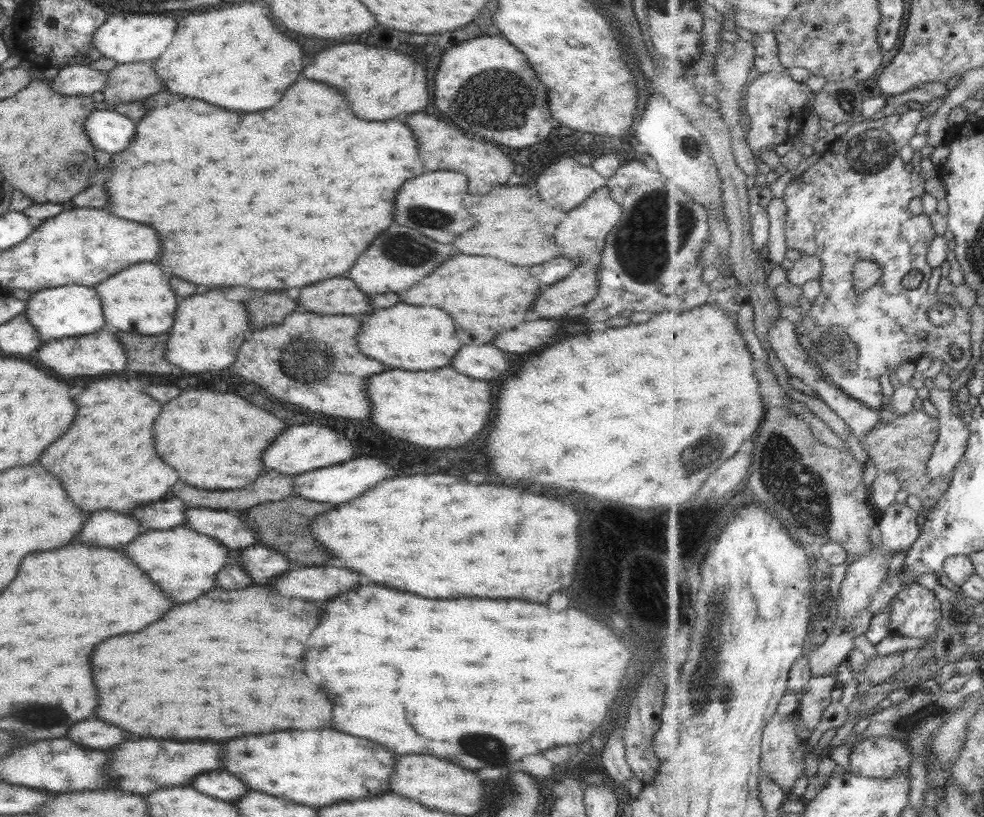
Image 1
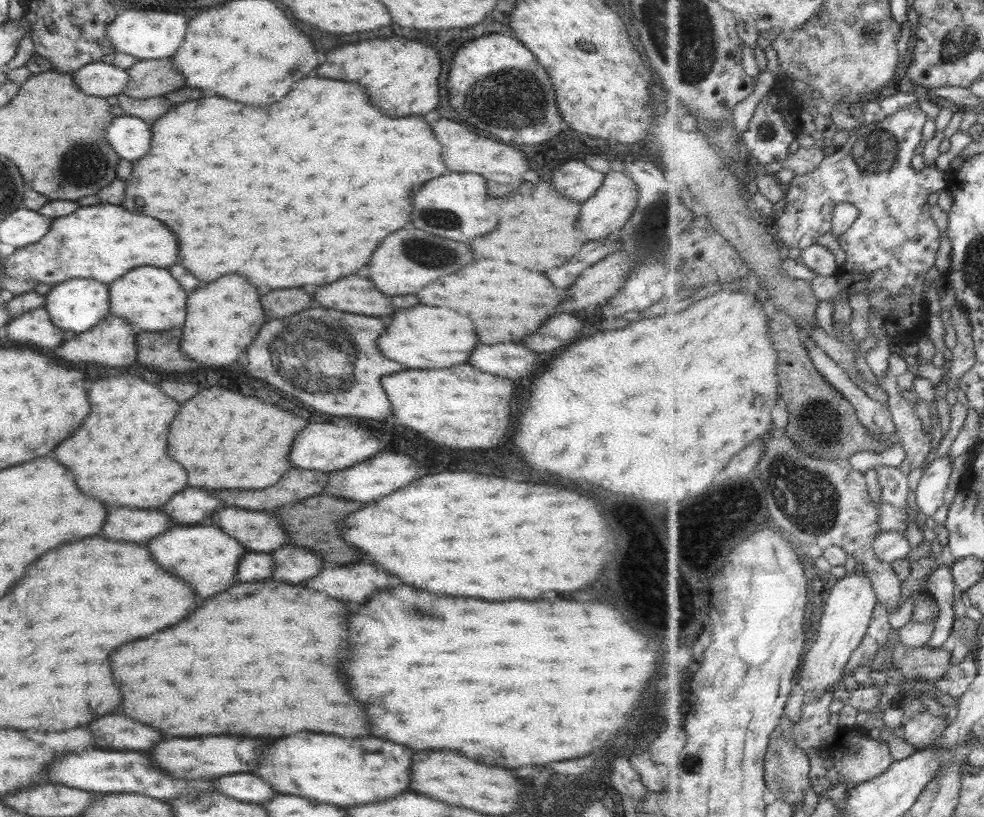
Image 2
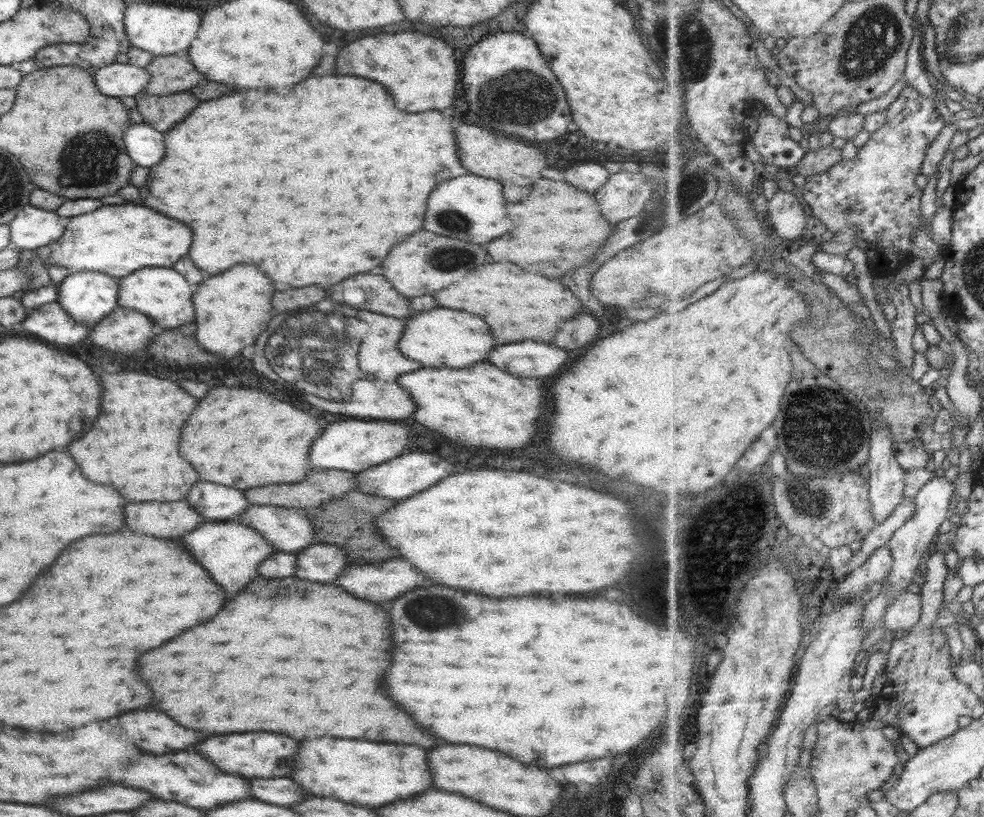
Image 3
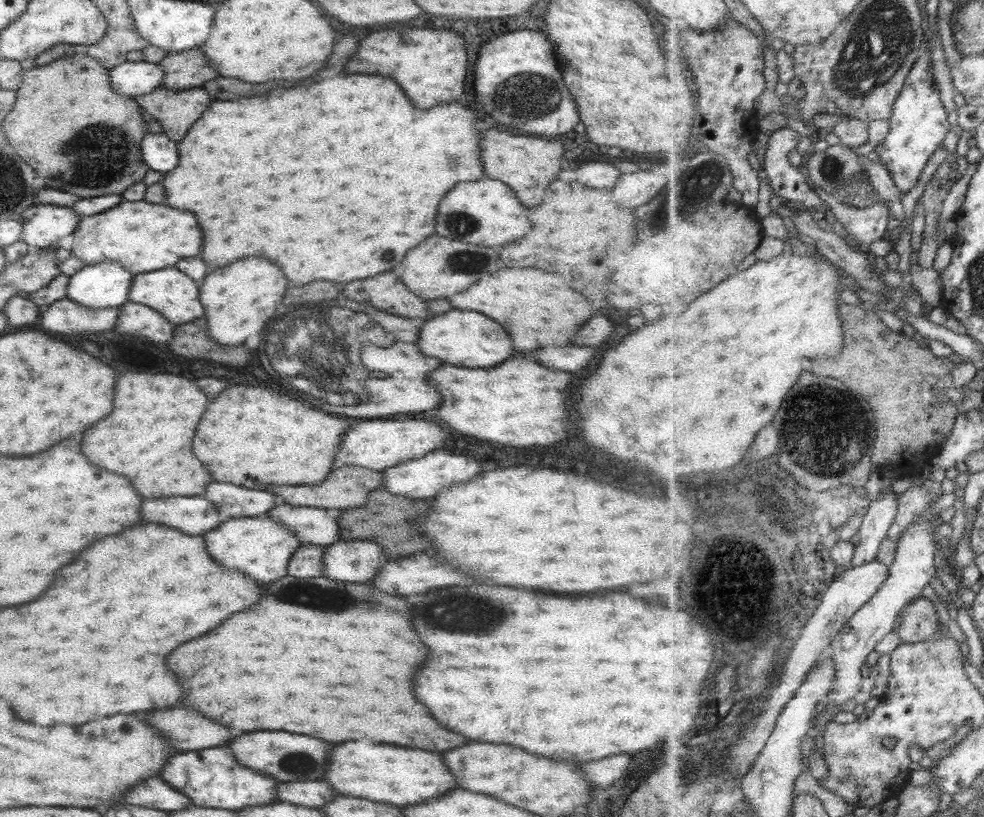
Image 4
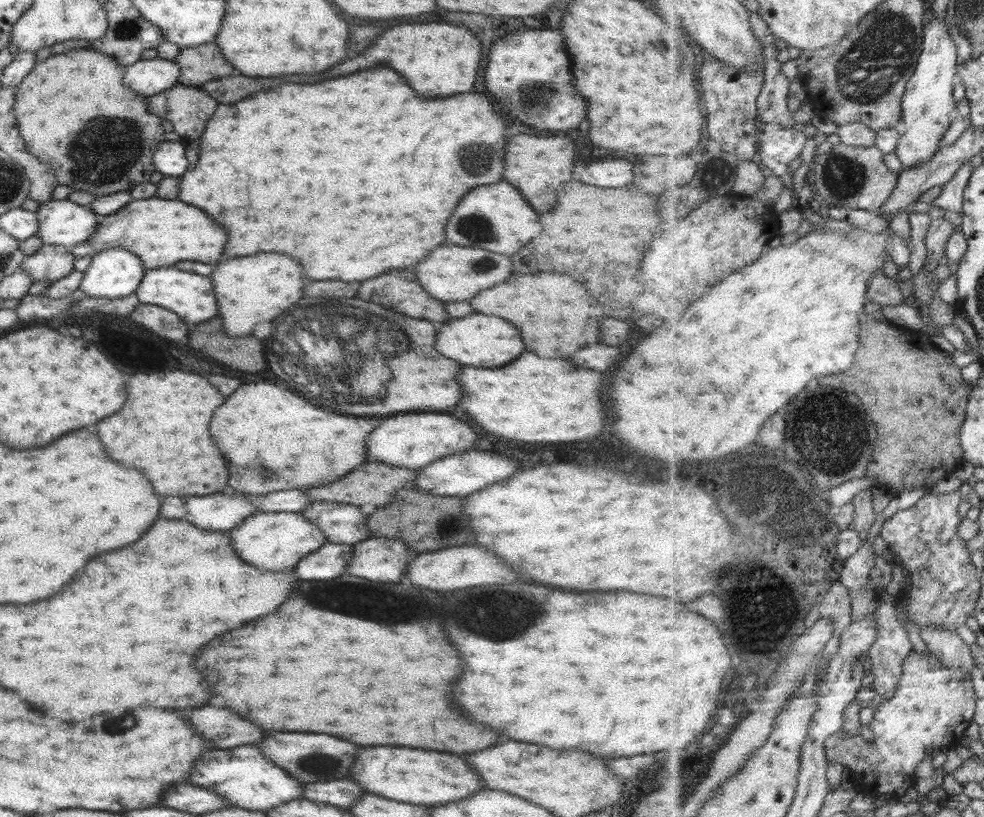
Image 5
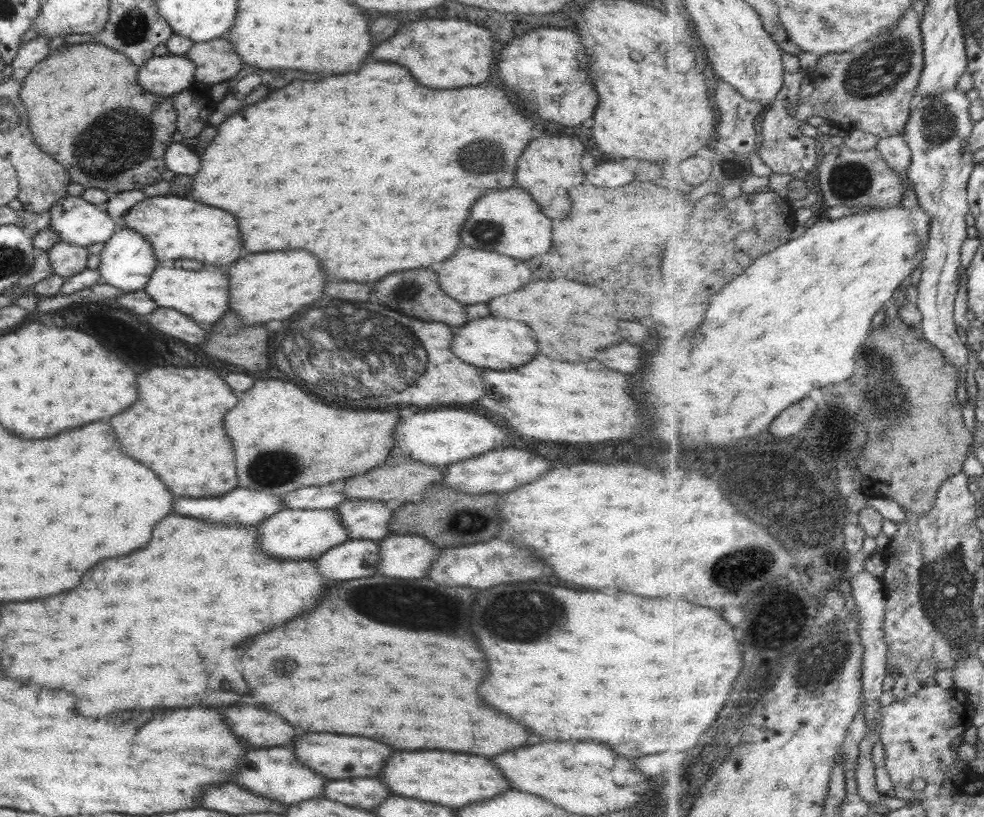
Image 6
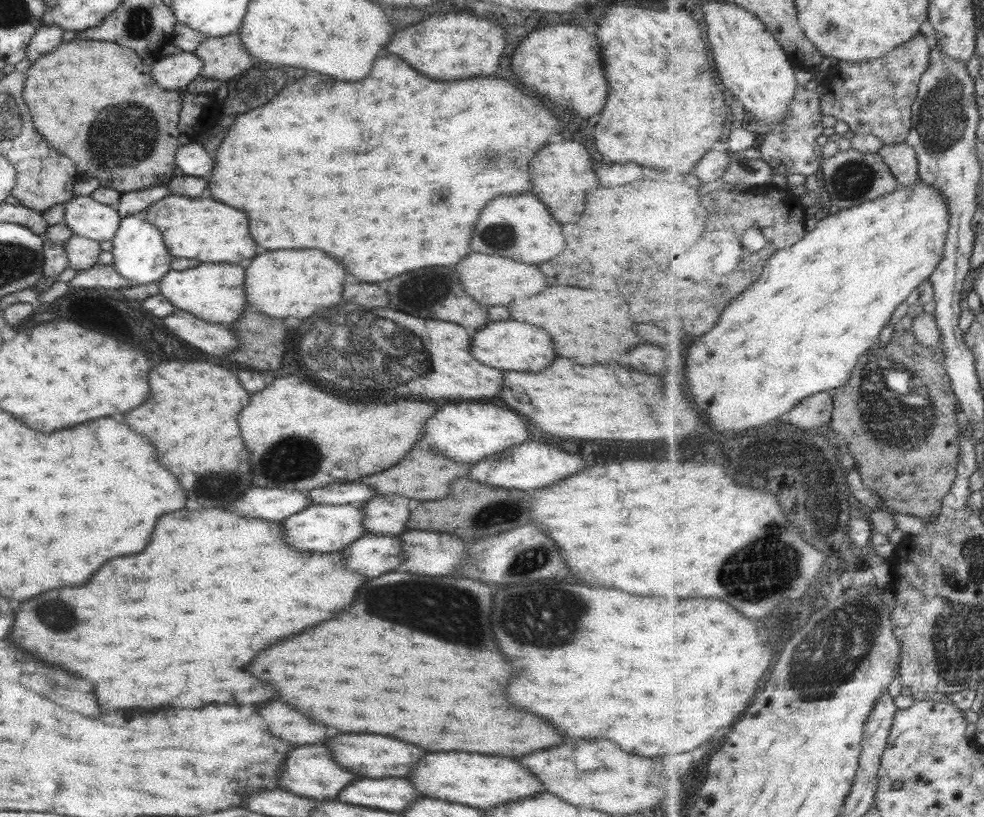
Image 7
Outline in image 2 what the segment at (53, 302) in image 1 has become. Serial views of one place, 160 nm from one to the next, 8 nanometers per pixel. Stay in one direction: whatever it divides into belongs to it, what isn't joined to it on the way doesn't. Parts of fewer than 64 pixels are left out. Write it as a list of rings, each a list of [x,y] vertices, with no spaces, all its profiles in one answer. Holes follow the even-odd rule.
[[[79,277],[65,280],[51,286],[49,291],[44,294],[41,307],[47,312],[47,316],[55,328],[65,330],[67,334],[85,332],[85,330],[91,330],[109,313],[107,285],[91,278]]]

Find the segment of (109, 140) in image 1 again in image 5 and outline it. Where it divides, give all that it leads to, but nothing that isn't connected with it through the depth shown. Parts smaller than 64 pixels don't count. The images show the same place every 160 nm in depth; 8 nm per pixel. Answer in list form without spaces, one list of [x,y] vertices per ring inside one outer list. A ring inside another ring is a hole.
[[[161,141],[151,155],[155,171],[162,176],[179,176],[187,170],[183,146],[178,141]]]

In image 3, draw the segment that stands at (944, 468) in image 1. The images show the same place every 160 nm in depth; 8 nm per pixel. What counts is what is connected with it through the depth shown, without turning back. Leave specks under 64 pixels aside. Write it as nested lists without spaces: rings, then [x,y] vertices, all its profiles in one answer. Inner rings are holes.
[[[934,477],[931,482],[927,482],[921,492],[914,498],[916,506],[915,512],[911,519],[906,521],[899,529],[894,532],[892,539],[887,543],[891,549],[894,565],[890,576],[885,579],[880,593],[875,598],[869,598],[866,603],[865,616],[862,622],[864,634],[867,636],[879,622],[884,620],[887,607],[893,602],[896,594],[909,588],[909,584],[915,584],[915,576],[919,570],[919,564],[923,560],[923,554],[932,554],[937,536],[939,535],[939,526],[950,518],[951,515],[951,498],[956,490],[954,483],[944,477]]]

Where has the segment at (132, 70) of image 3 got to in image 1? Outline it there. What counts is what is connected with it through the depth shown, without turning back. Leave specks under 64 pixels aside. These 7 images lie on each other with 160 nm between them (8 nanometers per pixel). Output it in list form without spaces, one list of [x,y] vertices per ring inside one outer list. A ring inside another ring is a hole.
[[[65,64],[53,78],[48,80],[49,88],[63,96],[90,96],[100,91],[106,81],[106,73],[86,64]]]

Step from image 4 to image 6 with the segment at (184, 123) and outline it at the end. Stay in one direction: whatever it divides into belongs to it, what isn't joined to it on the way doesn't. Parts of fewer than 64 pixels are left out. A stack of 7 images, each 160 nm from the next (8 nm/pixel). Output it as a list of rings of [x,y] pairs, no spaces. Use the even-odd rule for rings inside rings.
[[[189,88],[168,97],[176,114],[176,130],[185,138],[197,137],[209,122],[209,103]]]

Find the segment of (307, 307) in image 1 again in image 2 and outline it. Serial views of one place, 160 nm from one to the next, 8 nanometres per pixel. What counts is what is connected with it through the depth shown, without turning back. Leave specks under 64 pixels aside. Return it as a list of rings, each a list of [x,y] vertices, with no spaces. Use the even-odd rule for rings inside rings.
[[[345,276],[333,284],[319,286],[311,298],[323,308],[351,314],[389,316],[393,312],[389,298],[377,292],[369,280],[357,276]]]

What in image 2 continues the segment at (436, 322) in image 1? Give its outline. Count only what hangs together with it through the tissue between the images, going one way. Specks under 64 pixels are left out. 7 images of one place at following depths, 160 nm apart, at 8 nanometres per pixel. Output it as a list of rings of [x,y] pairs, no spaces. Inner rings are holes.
[[[417,304],[405,310],[397,310],[382,332],[375,339],[378,351],[381,356],[401,364],[403,370],[435,370],[463,364],[475,346],[475,332],[471,322],[443,306],[433,308]]]

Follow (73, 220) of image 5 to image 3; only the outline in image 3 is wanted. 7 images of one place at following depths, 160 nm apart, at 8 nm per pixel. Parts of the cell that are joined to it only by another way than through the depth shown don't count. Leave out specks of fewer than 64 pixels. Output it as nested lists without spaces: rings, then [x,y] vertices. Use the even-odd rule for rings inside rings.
[[[27,204],[8,222],[9,240],[17,249],[39,251],[59,238],[67,221],[54,211]]]

